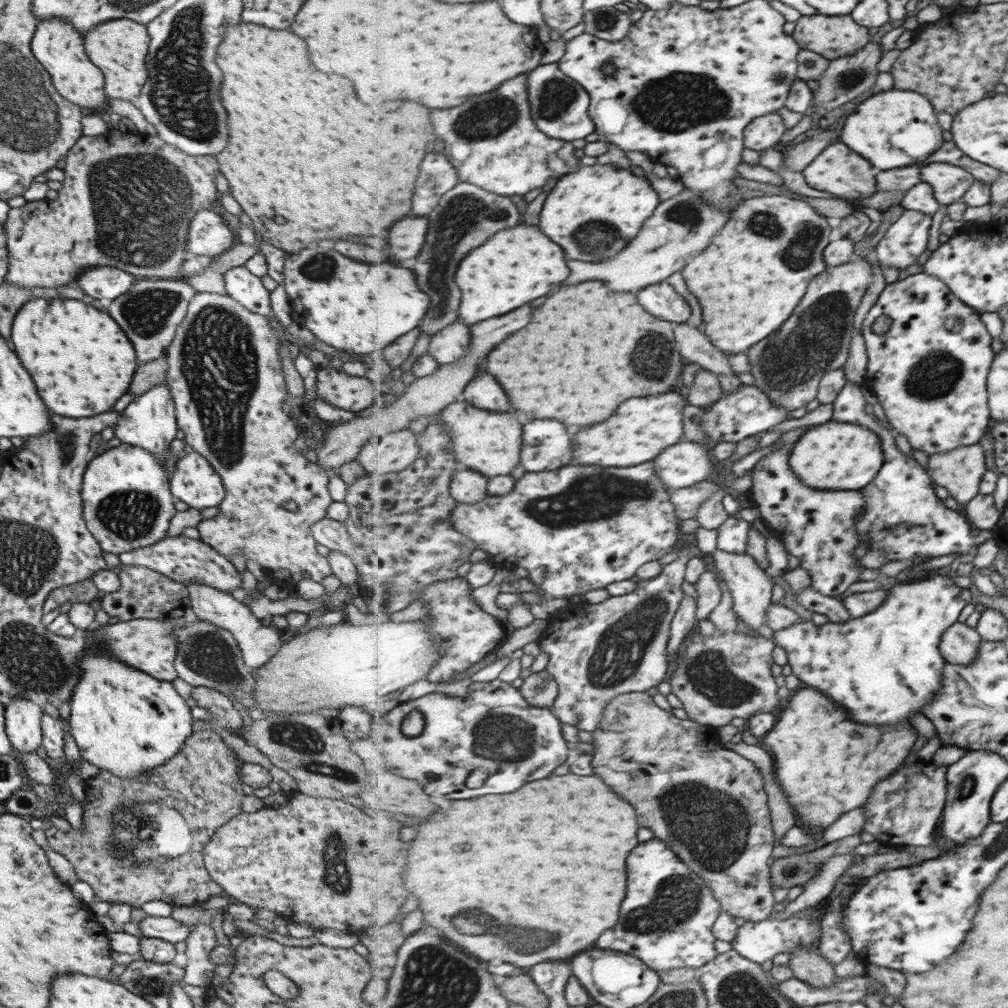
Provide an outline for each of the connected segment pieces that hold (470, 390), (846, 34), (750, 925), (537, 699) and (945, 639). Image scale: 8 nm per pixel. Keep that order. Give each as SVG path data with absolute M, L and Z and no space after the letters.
M489 372L476 375L464 390L463 399L482 409L505 410L505 412L515 410L507 398L505 390L501 388L501 384Z
M803 16L797 22L797 28L794 29L792 35L802 49L821 53L821 56L829 58L831 61L851 56L871 42L869 28L859 26L851 16Z
M792 915L787 920L765 919L759 922L749 922L738 928L737 940L733 940L731 948L741 953L741 956L752 960L753 962L763 964L771 958L775 958L777 954L787 952L791 954L795 949L803 945L810 945L817 940L821 940L823 935L823 924L820 919L819 924L807 919Z
M547 670L528 676L519 690L529 704L541 708L551 708L559 695L558 684Z
M957 621L941 639L941 654L949 664L969 666L979 660L982 636L976 627Z

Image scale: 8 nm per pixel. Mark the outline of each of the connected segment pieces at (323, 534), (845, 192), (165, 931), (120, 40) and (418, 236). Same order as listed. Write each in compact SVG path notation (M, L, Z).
M325 516L310 526L310 533L318 544L329 551L339 551L351 558L352 541L344 521L334 521Z
M833 141L803 172L804 179L809 187L829 192L835 197L841 197L853 206L853 209L860 210L863 207L857 205L857 201L869 199L877 192L877 178L873 174L873 166L869 160L853 152L848 144L843 141Z
M145 917L138 924L141 937L157 938L171 944L181 942L188 936L186 926L169 917Z
M124 18L97 24L82 36L84 53L104 76L102 89L107 99L119 98L130 102L138 96L147 78L144 58L148 51L148 42L146 27Z
M407 216L391 228L387 240L397 260L409 260L411 264L421 254L421 248L427 242L429 221L428 217Z

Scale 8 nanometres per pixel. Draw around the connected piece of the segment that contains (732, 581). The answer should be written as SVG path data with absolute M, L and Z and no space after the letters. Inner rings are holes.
M719 549L714 552L713 558L714 566L720 573L721 580L725 581L725 586L731 589L738 618L751 626L753 630L759 630L763 624L769 626L766 612L772 603L773 579L767 575L758 560L749 553L734 553Z

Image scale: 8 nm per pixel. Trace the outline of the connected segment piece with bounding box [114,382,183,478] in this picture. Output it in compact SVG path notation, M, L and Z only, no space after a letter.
M165 382L156 384L144 393L136 395L120 412L116 420L116 425L114 426L114 437L120 440L121 443L131 445L135 448L143 448L145 452L153 454L164 466L169 478L175 461L180 456L183 456L182 453L177 456L169 453L169 444L175 439L175 432L178 429L175 413L176 410L168 384Z

